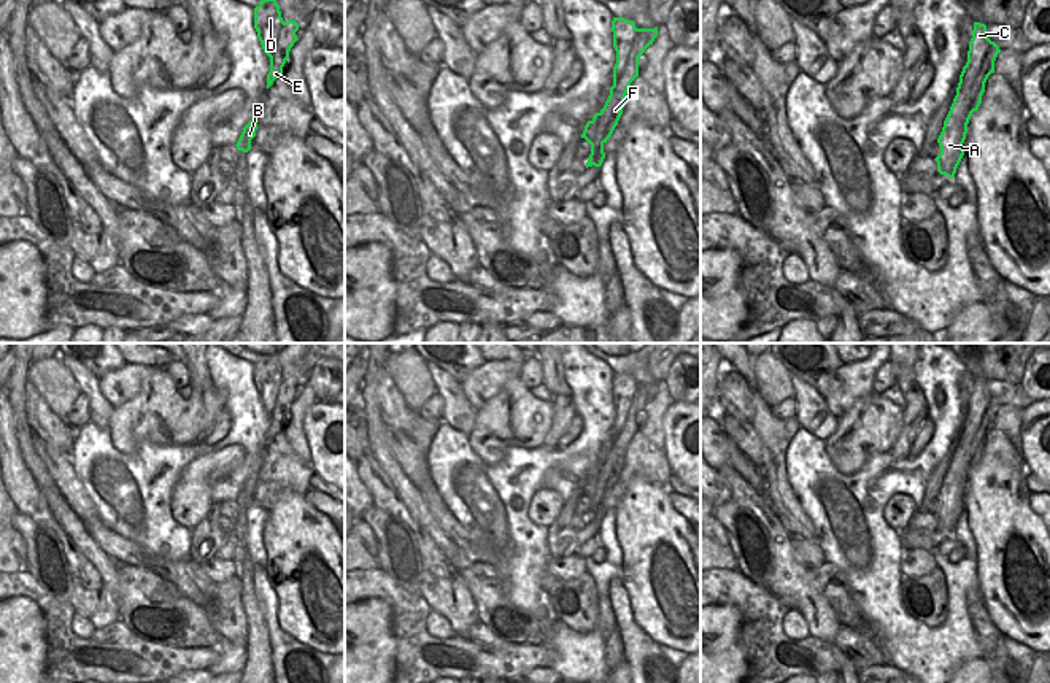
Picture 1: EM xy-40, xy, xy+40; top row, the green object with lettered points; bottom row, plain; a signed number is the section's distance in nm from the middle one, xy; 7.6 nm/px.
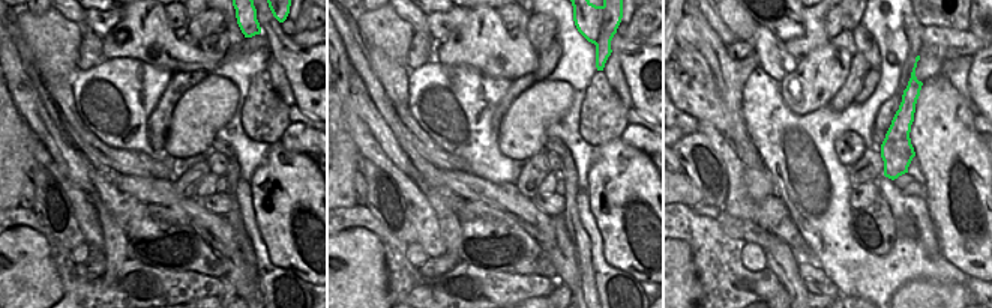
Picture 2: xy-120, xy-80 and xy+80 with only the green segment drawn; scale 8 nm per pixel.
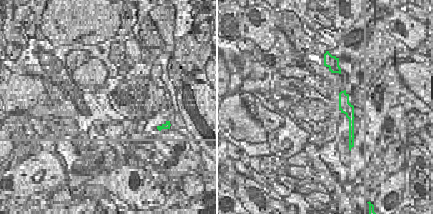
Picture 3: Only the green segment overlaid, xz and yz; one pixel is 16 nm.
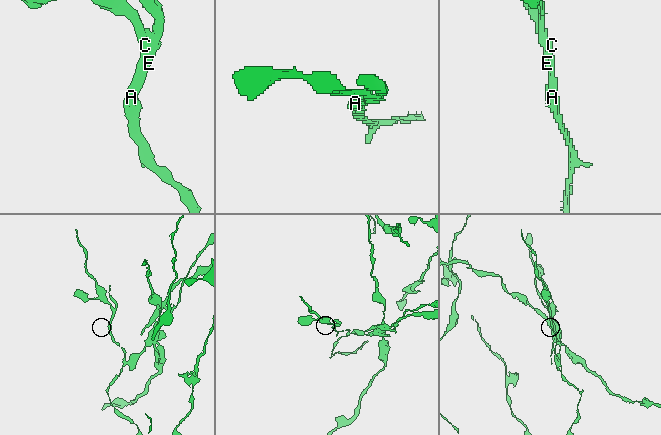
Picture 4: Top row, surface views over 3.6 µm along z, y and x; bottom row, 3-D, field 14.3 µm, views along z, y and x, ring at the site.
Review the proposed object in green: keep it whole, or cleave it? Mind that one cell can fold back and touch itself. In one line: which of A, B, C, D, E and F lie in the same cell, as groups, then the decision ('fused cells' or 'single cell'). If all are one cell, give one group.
A C D / B E F | fused cells

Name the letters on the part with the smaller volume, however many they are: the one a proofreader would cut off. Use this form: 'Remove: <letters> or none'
Remove: B, E, F

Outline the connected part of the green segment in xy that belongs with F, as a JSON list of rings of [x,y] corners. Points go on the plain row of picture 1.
[[[658,383],[637,384],[637,392],[632,400],[629,416],[626,419],[626,426],[623,432],[612,442],[613,450],[608,451],[604,464],[600,465],[599,488],[597,488],[597,496],[594,499],[594,504],[597,507],[597,516],[594,523],[600,523],[605,515],[604,500],[607,499],[615,483],[618,481],[618,477],[624,464],[624,454],[631,438],[639,432],[639,413],[645,408],[645,405],[650,400],[653,400],[656,392],[658,392]]]

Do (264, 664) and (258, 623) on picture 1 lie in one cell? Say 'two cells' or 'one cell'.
one cell

